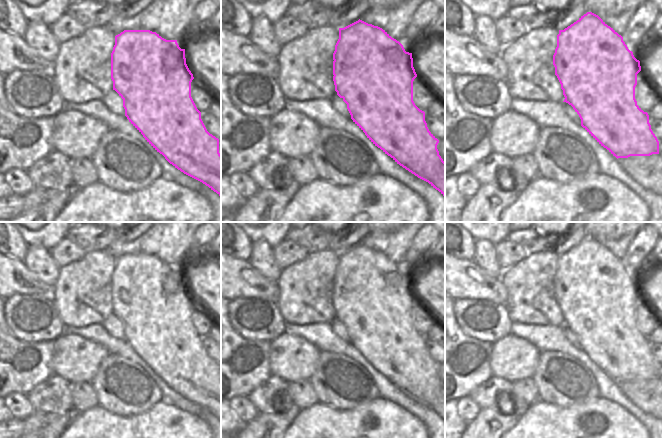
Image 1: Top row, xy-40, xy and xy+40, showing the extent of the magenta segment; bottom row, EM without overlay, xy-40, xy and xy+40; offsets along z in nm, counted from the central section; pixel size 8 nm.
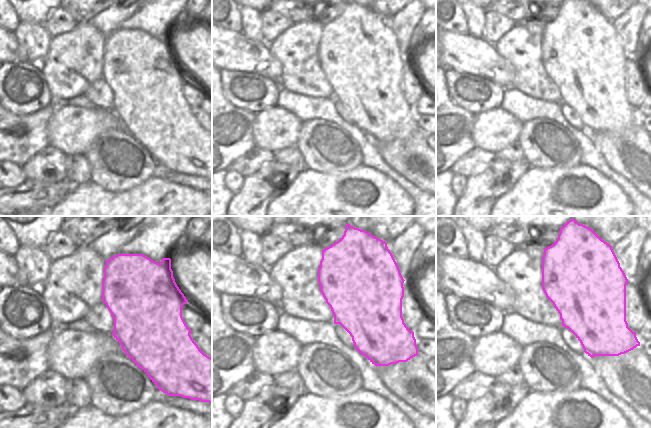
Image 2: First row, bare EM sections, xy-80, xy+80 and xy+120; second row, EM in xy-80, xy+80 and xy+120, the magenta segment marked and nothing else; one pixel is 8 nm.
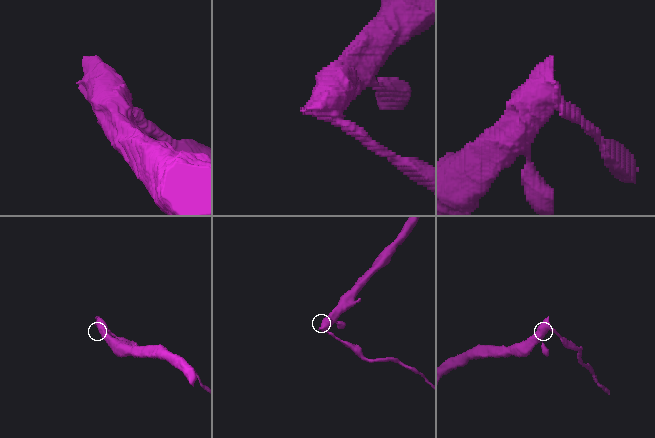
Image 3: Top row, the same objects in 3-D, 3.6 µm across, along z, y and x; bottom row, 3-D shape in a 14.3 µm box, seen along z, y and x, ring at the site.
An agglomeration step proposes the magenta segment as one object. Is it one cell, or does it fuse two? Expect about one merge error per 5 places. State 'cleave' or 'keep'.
cleave

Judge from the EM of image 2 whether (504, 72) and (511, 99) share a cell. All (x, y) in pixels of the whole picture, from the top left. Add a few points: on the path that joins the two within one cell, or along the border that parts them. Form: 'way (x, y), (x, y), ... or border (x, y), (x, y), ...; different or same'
border (504, 87), (511, 88); different

